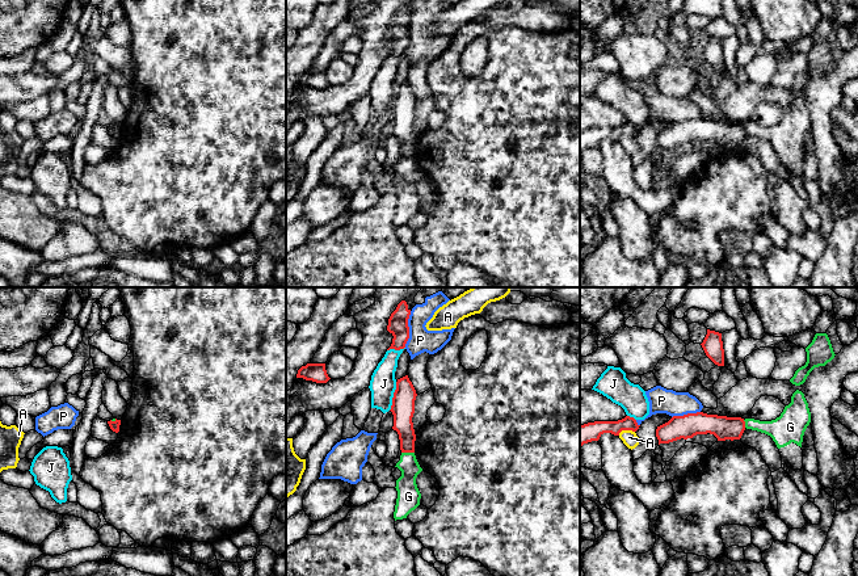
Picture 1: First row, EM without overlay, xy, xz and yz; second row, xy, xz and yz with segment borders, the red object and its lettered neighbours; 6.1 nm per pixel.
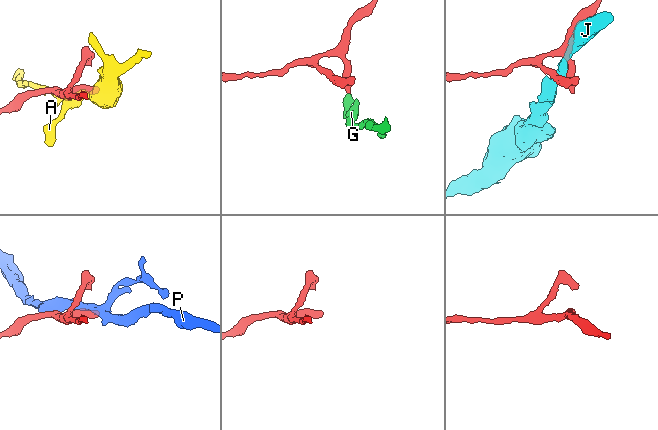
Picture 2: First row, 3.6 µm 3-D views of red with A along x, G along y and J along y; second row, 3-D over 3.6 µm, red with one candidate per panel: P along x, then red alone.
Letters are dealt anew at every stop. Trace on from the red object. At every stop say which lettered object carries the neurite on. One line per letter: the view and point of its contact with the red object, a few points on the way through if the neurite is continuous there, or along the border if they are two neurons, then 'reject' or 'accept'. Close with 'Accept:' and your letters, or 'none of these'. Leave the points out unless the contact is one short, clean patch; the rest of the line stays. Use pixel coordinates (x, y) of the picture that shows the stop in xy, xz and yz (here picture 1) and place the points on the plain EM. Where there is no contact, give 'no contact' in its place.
A: contact yz (626, 135); reject
G: contact xz (408, 158); border xz (402, 158), (413, 159); reject
J: contact xz (394, 102); border xz (396, 88), (392, 110), (388, 116); reject
P: contact xz (408, 36); reject
Accept: none of these

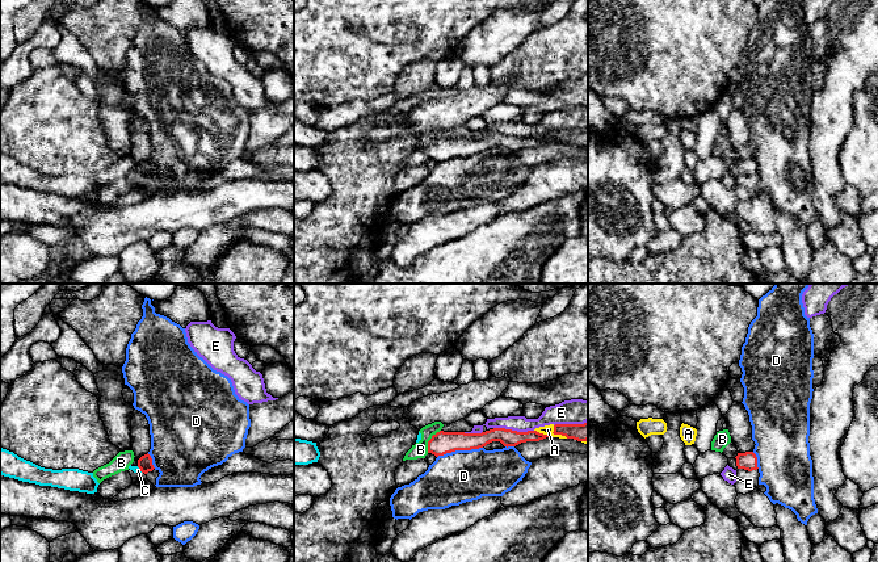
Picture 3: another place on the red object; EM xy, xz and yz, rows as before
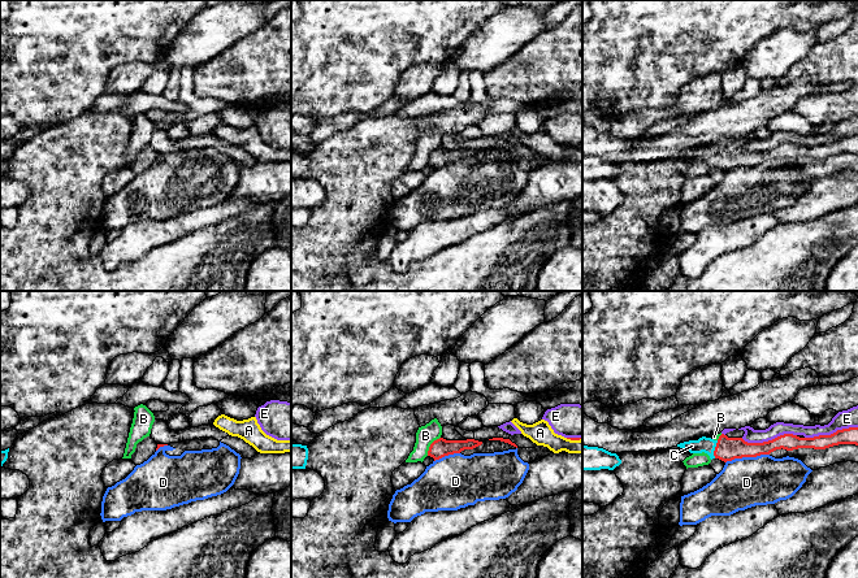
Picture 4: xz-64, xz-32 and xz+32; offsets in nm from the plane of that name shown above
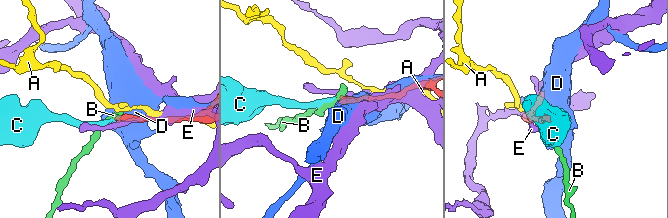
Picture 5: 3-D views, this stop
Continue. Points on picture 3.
A: contact xz (557, 139); reject
B: contact xz (429, 146); border xz (440, 135), (428, 147), (427, 158); reject
C: contact xy (139, 173); way xy (145, 168), (139, 173), (135, 175); accept
D: contact xz (459, 155); border xz (482, 152), (452, 156), (437, 163); reject
E: contact xz (513, 137); reject
Accept: C

